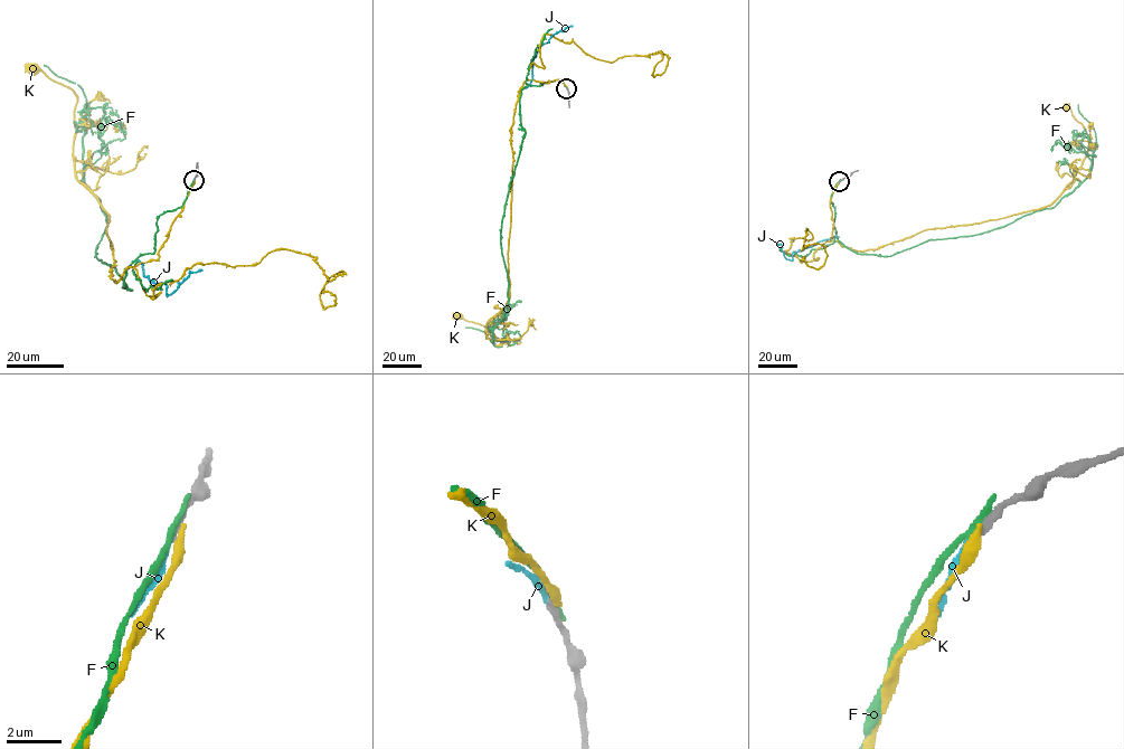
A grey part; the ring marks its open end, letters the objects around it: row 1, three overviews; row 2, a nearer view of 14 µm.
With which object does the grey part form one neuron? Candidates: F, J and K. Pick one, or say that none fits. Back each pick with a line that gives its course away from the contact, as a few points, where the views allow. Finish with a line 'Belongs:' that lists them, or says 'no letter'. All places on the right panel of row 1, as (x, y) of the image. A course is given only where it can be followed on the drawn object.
J: course (839, 182), (834, 236), (794, 252), (791, 261), (776, 243)
Belongs: J

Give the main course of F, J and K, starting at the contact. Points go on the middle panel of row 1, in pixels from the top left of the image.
F: (567, 88), (521, 91), (500, 314)
J: (567, 88), (529, 84), (537, 49), (555, 34), (573, 26)
K: (567, 88), (527, 79), (519, 89), (509, 299), (487, 339), (459, 315)

